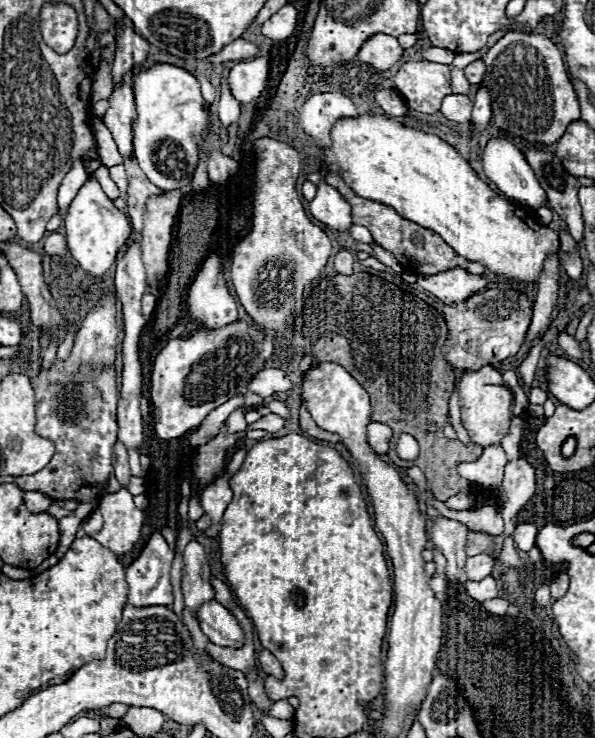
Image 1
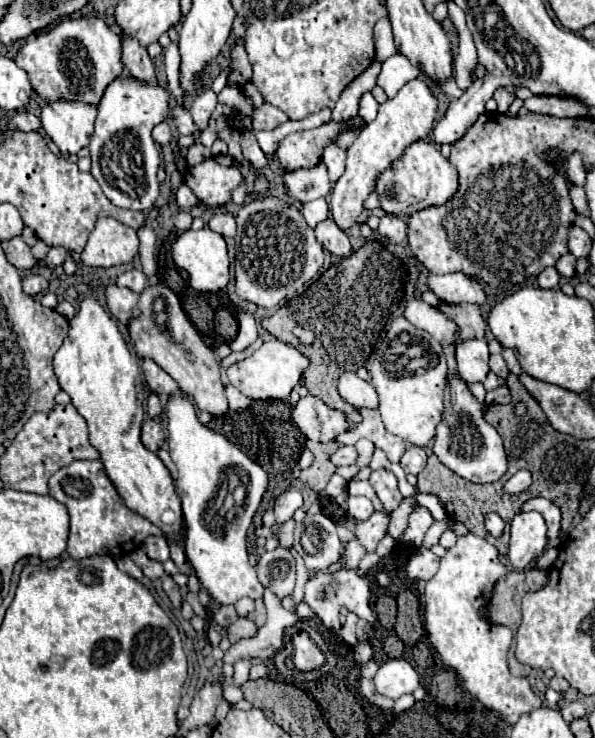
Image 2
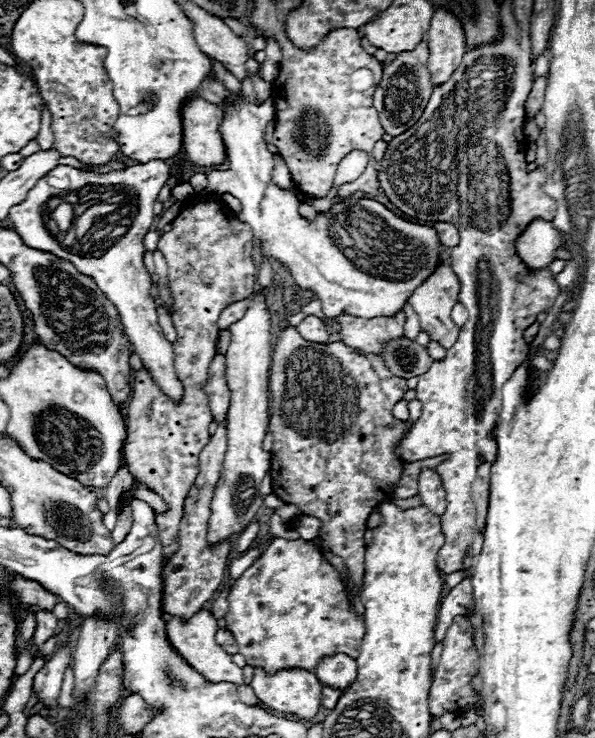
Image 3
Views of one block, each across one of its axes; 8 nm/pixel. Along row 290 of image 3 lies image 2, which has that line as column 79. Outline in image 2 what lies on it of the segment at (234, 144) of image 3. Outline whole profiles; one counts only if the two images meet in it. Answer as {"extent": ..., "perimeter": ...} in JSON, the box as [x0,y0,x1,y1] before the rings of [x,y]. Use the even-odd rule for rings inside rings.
{"extent":[54,298,186,566],"perimeter":[[[84,298],[78,314],[70,320],[70,334],[54,356],[54,372],[60,388],[70,394],[74,408],[88,422],[90,444],[100,452],[100,460],[118,494],[124,498],[128,508],[140,512],[152,524],[166,530],[170,558],[176,566],[182,566],[186,562],[186,554],[176,536],[176,530],[182,530],[180,498],[176,496],[168,468],[154,452],[148,452],[140,440],[140,424],[144,416],[144,384],[140,370],[116,322],[94,298]],[[164,512],[174,512],[174,516],[178,516],[178,524],[176,520],[174,526],[162,522]]]}

